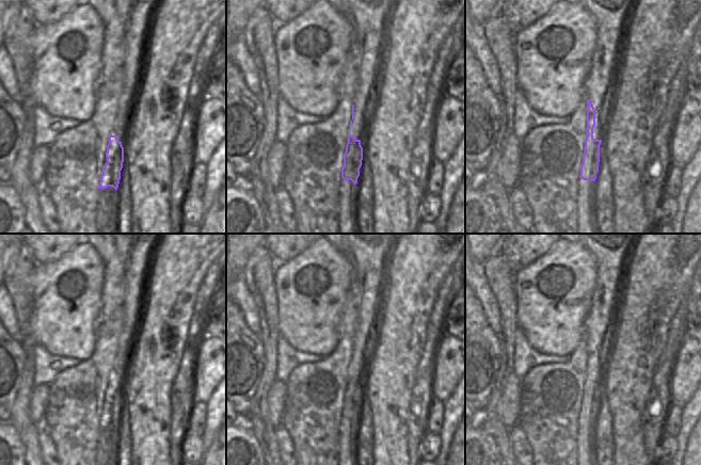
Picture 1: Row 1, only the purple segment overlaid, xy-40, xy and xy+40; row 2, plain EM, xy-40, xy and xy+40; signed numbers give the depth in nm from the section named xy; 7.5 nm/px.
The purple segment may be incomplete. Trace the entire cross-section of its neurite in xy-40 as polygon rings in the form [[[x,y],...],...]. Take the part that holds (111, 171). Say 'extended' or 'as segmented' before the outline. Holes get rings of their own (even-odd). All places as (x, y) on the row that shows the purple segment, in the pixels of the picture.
extended; [[[113,0],[124,30],[124,83],[117,100],[117,113],[107,145],[107,163],[102,166],[98,183],[96,226],[100,234],[116,234],[115,192],[124,162],[124,132],[128,111],[139,81],[141,51],[156,0]]]

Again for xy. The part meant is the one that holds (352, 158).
extended; [[[348,0],[350,19],[354,26],[354,39],[361,49],[361,64],[339,181],[339,213],[337,215],[339,234],[356,234],[353,205],[363,160],[361,137],[365,126],[367,105],[376,83],[376,70],[384,36],[384,21],[394,2],[395,0]]]

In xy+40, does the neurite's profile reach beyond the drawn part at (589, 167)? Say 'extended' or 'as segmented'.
extended

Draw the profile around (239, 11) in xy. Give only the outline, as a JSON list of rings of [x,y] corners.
[[[226,0],[226,44],[243,37],[243,30],[250,17],[261,6],[265,0]]]

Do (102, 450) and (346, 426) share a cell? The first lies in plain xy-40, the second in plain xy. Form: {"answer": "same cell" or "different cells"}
{"answer": "same cell"}

